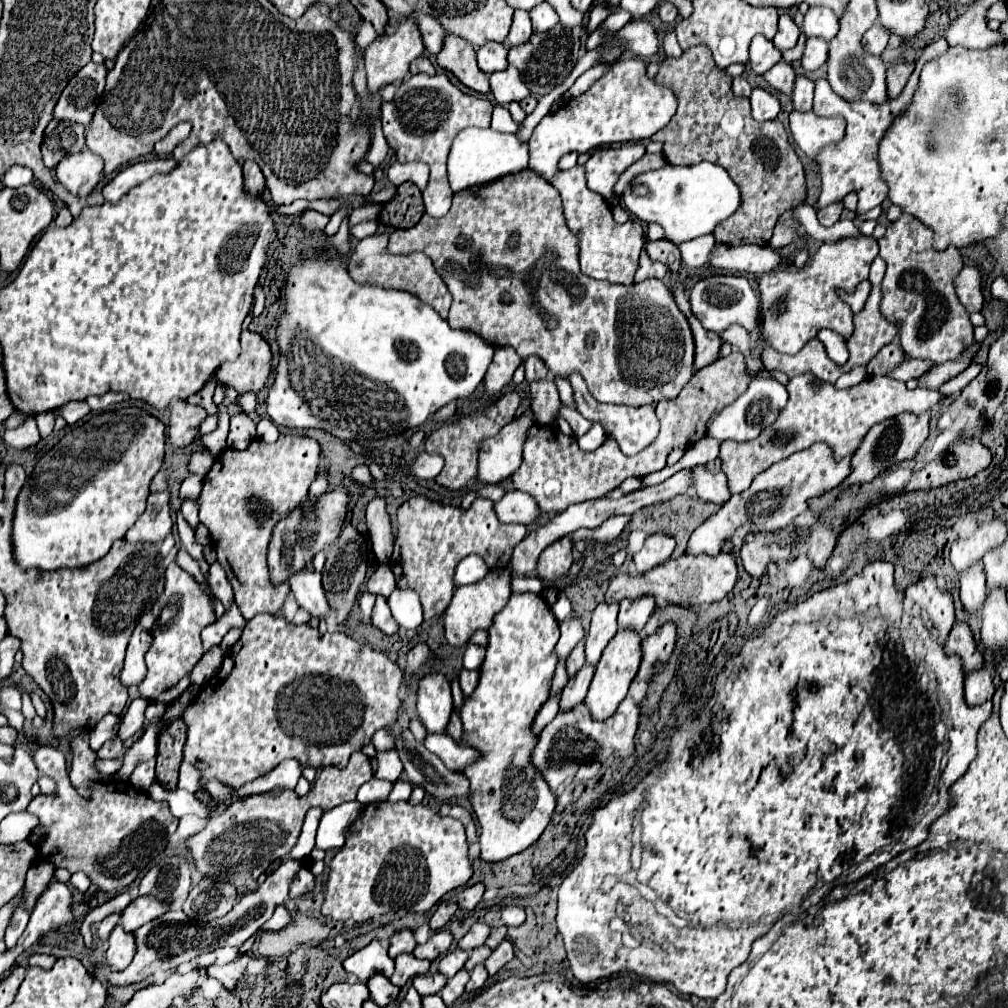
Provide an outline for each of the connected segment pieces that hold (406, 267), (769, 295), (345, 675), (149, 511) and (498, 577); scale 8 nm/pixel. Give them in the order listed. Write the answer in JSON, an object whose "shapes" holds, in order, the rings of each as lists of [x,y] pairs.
{"shapes":[[[[376,233],[372,237],[366,237],[366,239],[358,241],[356,249],[352,251],[352,255],[348,259],[348,273],[350,273],[350,277],[356,283],[360,283],[360,285],[376,285],[376,287],[384,287],[384,289],[408,291],[408,293],[416,295],[418,299],[422,299],[424,303],[432,305],[432,309],[442,319],[446,319],[450,303],[452,303],[452,297],[450,297],[450,291],[446,289],[444,281],[436,273],[432,259],[428,255],[424,255],[424,253],[390,255],[386,251],[386,241],[388,241],[388,233]]],[[[874,237],[840,239],[836,243],[822,243],[808,265],[796,273],[782,273],[782,269],[764,273],[760,279],[760,307],[764,321],[760,335],[766,337],[776,351],[788,355],[796,355],[822,327],[830,327],[848,337],[852,333],[852,311],[838,299],[836,289],[852,289],[868,279],[870,263],[876,255],[878,241]]],[[[256,615],[252,621],[248,621],[248,627],[244,629],[240,641],[228,651],[224,663],[234,663],[234,667],[240,667],[240,669],[224,669],[224,675],[220,673],[216,679],[212,679],[204,689],[202,693],[186,707],[182,719],[186,723],[186,729],[188,729],[188,737],[186,737],[186,763],[194,765],[200,769],[200,787],[206,789],[206,783],[210,781],[218,781],[218,783],[224,783],[224,785],[230,785],[232,789],[240,789],[244,787],[246,783],[270,773],[278,763],[282,763],[284,759],[300,759],[302,765],[306,761],[310,761],[314,767],[318,765],[336,765],[340,769],[344,769],[348,765],[348,759],[354,751],[362,751],[364,745],[372,743],[372,735],[384,727],[390,727],[394,723],[398,723],[398,713],[404,709],[404,703],[400,701],[400,687],[402,683],[408,681],[410,675],[414,675],[416,671],[422,671],[424,667],[430,667],[432,663],[436,661],[436,655],[434,651],[426,645],[426,643],[418,643],[416,647],[412,647],[408,651],[408,669],[406,667],[400,667],[398,661],[392,661],[390,655],[386,655],[384,651],[376,651],[372,649],[368,643],[362,643],[346,633],[324,633],[324,635],[318,635],[316,629],[308,627],[308,625],[288,625],[284,617],[278,617],[278,615]]],[[[160,491],[148,497],[146,511],[138,517],[138,521],[128,529],[126,541],[128,543],[152,543],[160,545],[168,533],[172,531],[170,507],[168,507],[170,491]]],[[[490,569],[484,579],[470,583],[470,585],[456,587],[454,597],[452,597],[452,601],[444,613],[446,641],[450,645],[466,645],[476,631],[488,629],[494,623],[494,615],[506,607],[510,595],[512,595],[512,583],[510,581],[512,581],[510,569]]]]}

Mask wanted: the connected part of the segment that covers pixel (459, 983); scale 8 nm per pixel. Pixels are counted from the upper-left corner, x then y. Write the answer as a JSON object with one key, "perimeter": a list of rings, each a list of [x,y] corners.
{"perimeter":[[[466,969],[458,971],[458,975],[456,975],[456,977],[448,979],[448,983],[446,983],[444,991],[440,993],[440,997],[444,999],[444,1003],[446,1003],[446,1005],[452,1005],[452,1003],[454,1003],[454,1001],[464,993],[464,987],[466,987],[468,979],[470,979],[470,973],[468,973]]]}

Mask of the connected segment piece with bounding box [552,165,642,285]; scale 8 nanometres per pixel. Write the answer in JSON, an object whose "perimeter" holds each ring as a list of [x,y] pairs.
{"perimeter":[[[580,165],[558,173],[556,179],[552,179],[552,183],[560,191],[568,227],[580,233],[582,273],[594,279],[608,279],[610,283],[632,285],[636,269],[638,269],[638,257],[642,251],[642,225],[632,219],[628,219],[626,223],[616,223],[612,219],[608,201],[600,193],[594,193],[588,189],[586,179],[584,179],[584,167]]]}

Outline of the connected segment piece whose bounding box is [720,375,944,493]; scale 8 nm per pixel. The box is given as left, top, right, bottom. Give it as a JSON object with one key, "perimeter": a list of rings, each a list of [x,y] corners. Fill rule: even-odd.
{"perimeter":[[[798,375],[790,379],[790,383],[786,385],[790,393],[788,405],[776,419],[776,423],[764,429],[758,439],[746,443],[722,443],[722,471],[728,477],[728,487],[732,493],[742,493],[750,487],[756,475],[760,475],[774,463],[786,459],[788,455],[808,449],[814,441],[826,443],[832,449],[834,459],[842,459],[846,455],[852,455],[862,445],[872,425],[892,419],[904,411],[922,415],[926,411],[936,409],[944,399],[940,391],[932,389],[916,387],[914,391],[908,391],[902,381],[896,381],[892,377],[868,377],[862,383],[848,389],[836,389],[832,383],[822,383],[822,387],[816,393],[812,389],[812,379],[814,375]]]}

